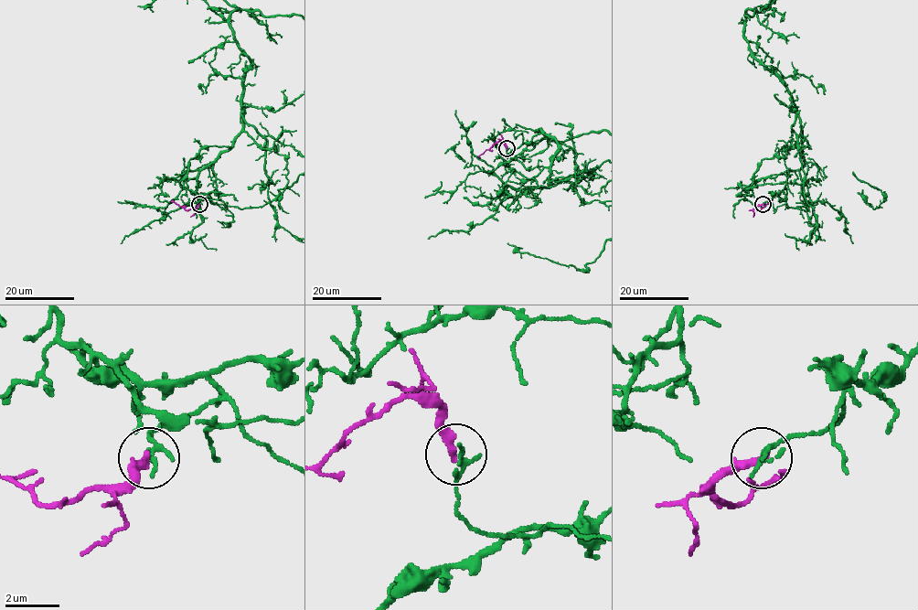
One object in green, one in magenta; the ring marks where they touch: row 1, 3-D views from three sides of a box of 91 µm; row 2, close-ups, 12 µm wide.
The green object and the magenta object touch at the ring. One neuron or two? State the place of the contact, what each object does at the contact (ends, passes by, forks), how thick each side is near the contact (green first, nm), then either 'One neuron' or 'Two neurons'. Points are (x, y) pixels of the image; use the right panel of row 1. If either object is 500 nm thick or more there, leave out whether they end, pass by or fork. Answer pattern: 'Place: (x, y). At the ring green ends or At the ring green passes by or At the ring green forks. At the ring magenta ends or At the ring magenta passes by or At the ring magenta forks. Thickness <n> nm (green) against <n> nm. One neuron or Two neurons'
Place: (763, 204). At the ring green ends. At the ring magenta ends. Thickness 240 nm (green) against 320 nm. Two neurons

